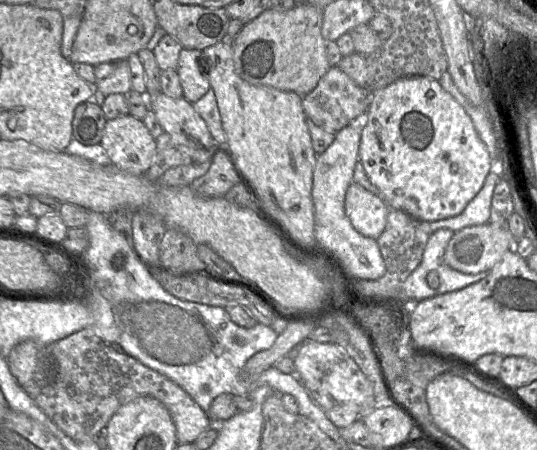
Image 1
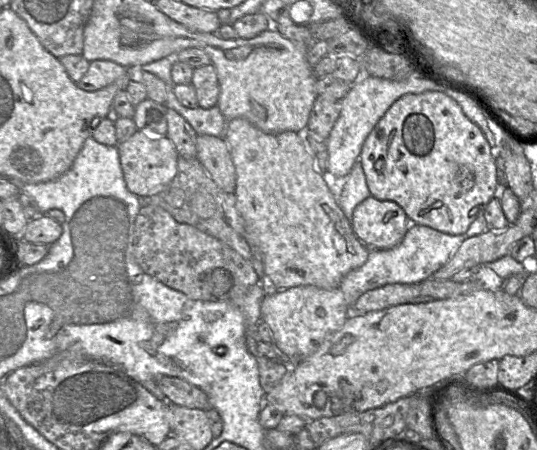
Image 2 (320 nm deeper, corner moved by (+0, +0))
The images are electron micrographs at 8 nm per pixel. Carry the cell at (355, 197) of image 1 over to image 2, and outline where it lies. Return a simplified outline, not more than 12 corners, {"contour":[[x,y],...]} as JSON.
{"contour":[[370,196],[351,226],[368,248],[401,243],[413,221],[395,202]]}

